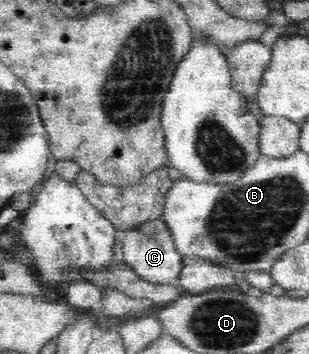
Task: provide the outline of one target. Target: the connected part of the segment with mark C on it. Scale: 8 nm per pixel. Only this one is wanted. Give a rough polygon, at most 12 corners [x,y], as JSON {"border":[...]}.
{"border":[[164,219],[121,235],[123,260],[145,281],[170,284],[184,268]]}

